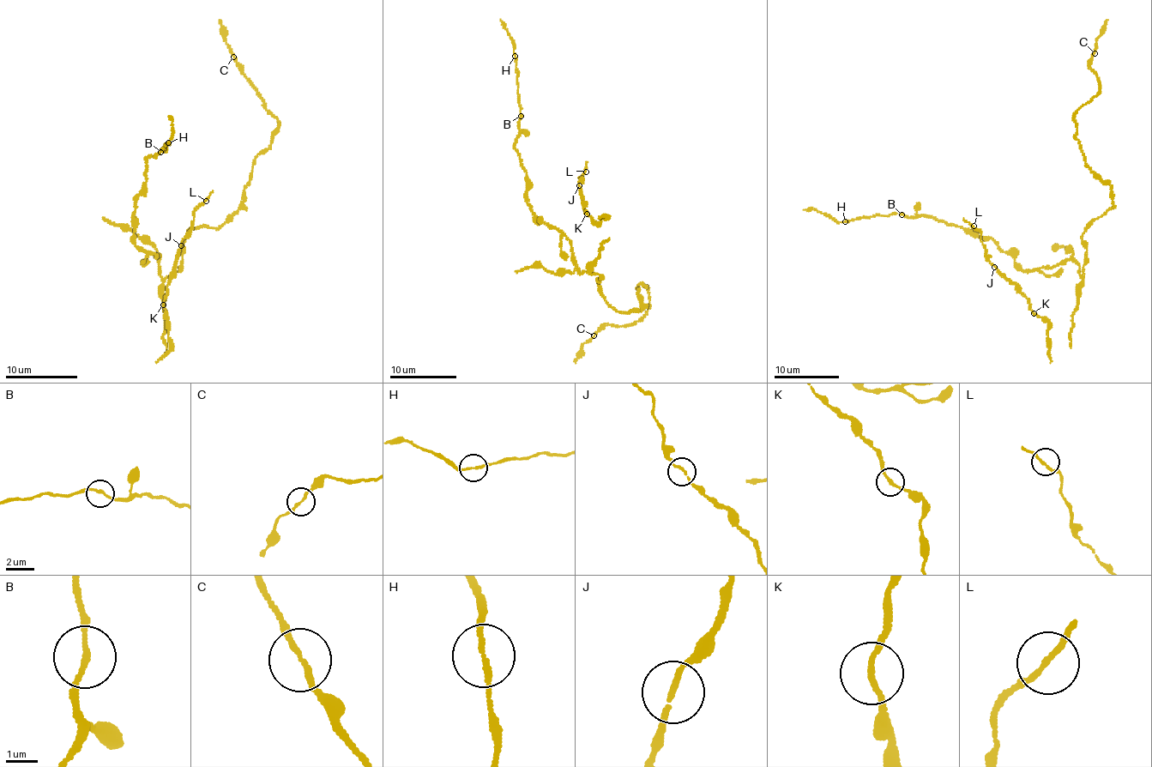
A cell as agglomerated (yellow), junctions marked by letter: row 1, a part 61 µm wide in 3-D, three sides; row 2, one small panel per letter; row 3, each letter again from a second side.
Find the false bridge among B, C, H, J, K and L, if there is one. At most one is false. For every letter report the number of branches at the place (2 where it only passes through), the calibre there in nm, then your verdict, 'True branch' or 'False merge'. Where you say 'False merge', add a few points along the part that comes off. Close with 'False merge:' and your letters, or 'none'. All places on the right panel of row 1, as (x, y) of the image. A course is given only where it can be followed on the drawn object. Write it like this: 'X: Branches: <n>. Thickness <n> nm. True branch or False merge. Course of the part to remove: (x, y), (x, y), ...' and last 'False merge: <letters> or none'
B: Branches: 2. Thickness 160 nm. True branch
C: Branches: 2. Thickness 170 nm. True branch
H: Branches: 2. Thickness 150 nm. True branch
J: Branches: 2. Thickness 150 nm. True branch
K: Branches: 2. Thickness 180 nm. True branch
L: Branches: 2. Thickness 160 nm. True branch
False merge: none

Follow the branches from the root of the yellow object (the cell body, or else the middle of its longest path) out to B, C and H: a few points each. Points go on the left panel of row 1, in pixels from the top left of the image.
B: (172, 273), (163, 279), (159, 255), (138, 250), (134, 242), (132, 213), (147, 181), (147, 158), (160, 152)
C: (172, 273), (186, 234), (218, 228), (238, 209), (255, 159), (280, 124), (233, 57)
H: (172, 273), (163, 279), (159, 255), (137, 249), (132, 213), (147, 181), (147, 158), (157, 155), (169, 143)

